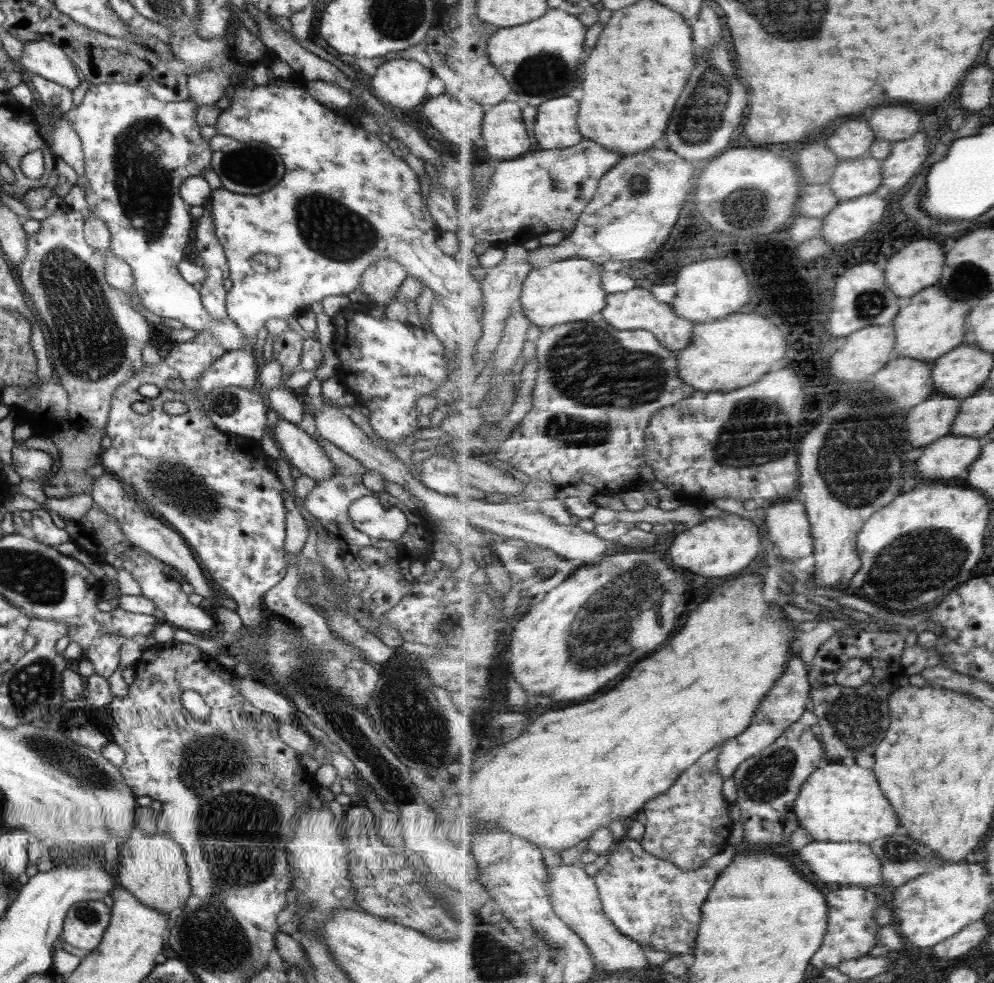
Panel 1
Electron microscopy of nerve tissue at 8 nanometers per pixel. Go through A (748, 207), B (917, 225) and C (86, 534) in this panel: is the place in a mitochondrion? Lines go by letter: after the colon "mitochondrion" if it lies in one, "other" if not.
A: mitochondrion
B: other
C: other

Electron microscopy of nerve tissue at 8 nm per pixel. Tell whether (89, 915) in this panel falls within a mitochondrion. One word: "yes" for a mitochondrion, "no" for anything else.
yes

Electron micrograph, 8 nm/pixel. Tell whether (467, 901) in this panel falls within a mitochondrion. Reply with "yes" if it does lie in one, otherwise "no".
no

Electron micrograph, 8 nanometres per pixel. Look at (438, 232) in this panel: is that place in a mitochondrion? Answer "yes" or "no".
no

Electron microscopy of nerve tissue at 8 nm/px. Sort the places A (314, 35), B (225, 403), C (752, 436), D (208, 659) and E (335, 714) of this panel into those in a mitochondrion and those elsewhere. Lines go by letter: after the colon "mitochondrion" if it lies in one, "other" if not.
A: other
B: mitochondrion
C: mitochondrion
D: other
E: mitochondrion

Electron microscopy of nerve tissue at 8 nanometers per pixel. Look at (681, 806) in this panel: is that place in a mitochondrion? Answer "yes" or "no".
no

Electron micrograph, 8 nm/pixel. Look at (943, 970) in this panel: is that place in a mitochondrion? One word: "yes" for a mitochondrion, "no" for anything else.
no

